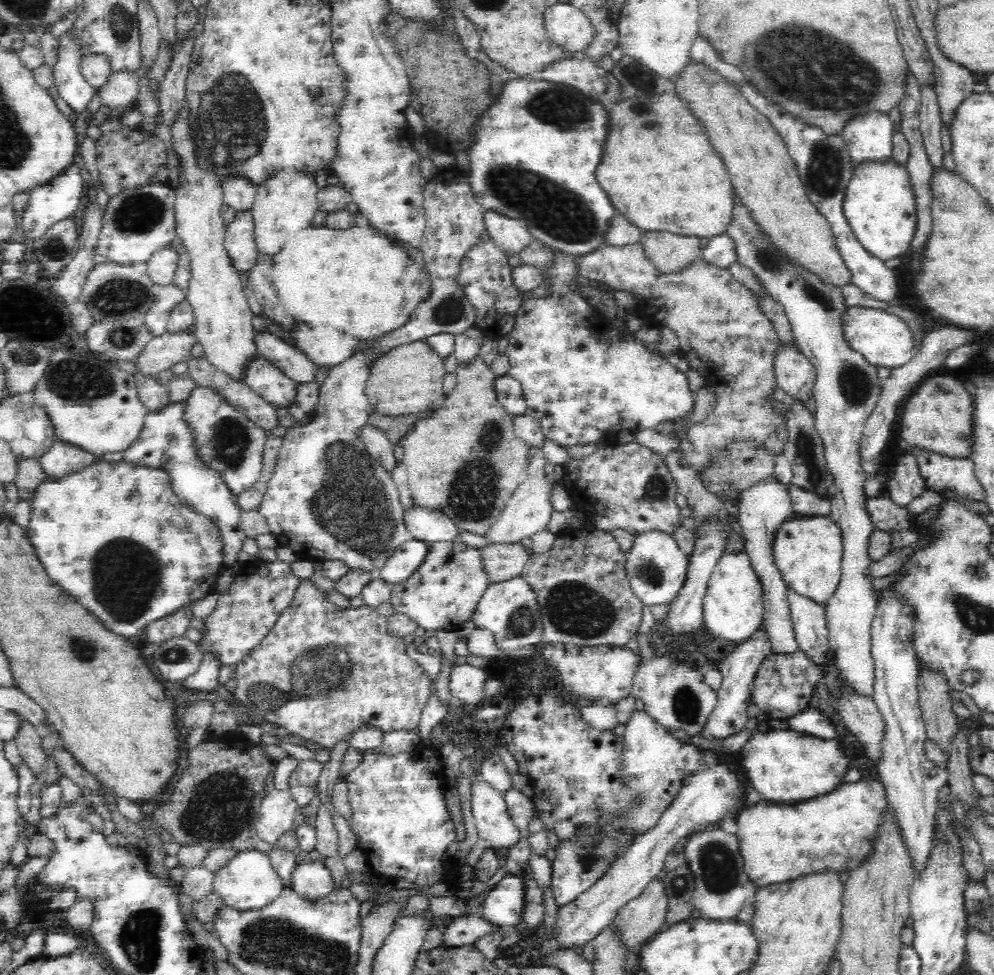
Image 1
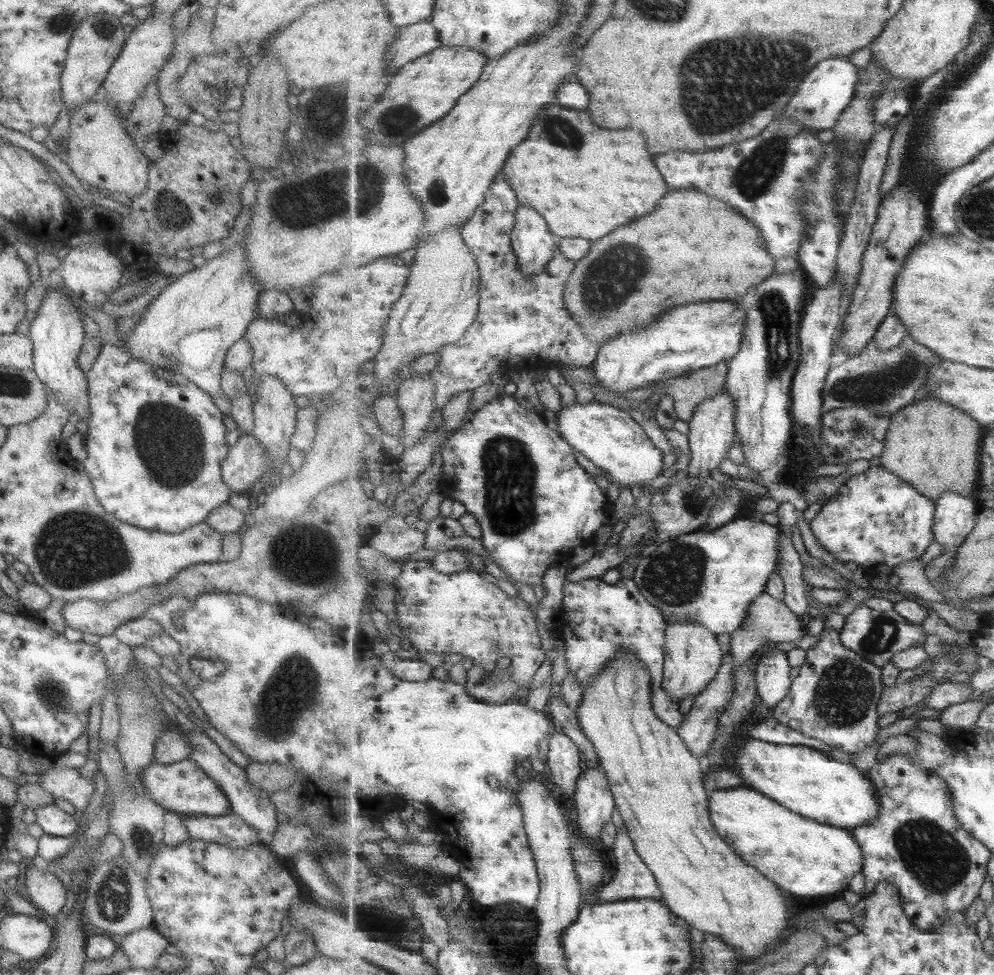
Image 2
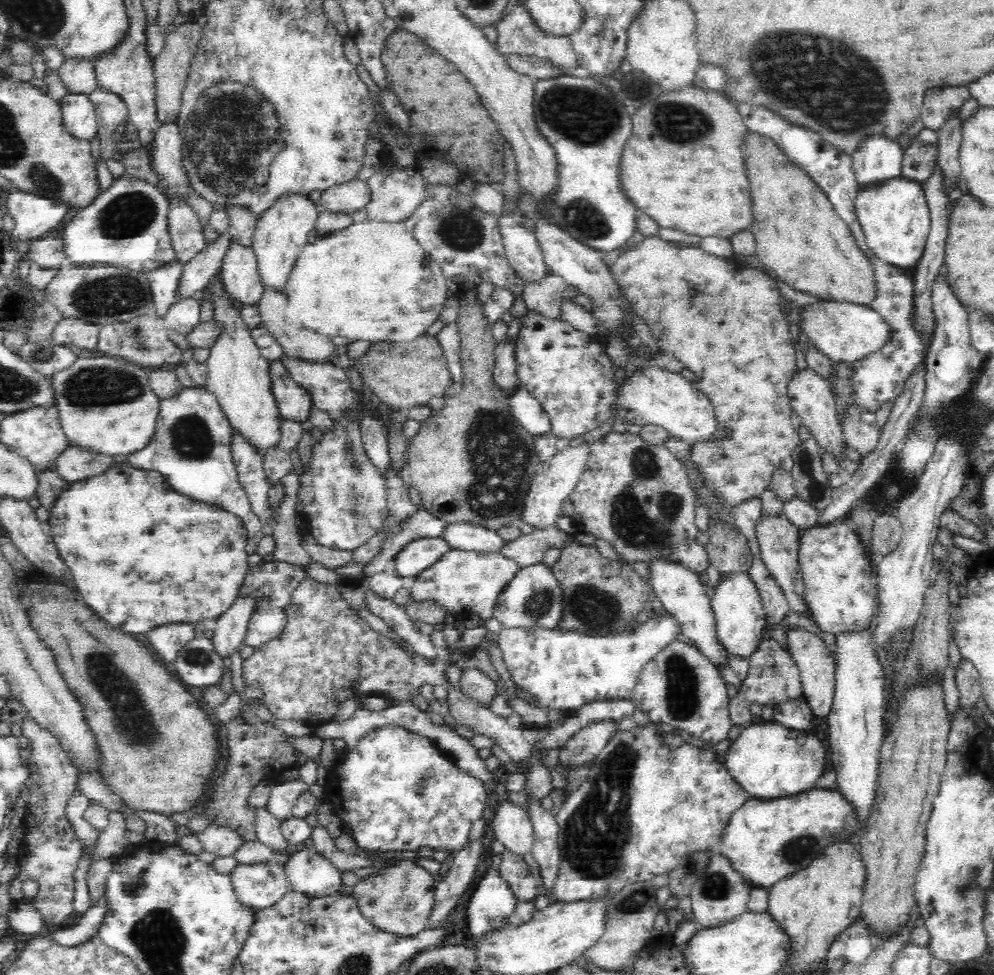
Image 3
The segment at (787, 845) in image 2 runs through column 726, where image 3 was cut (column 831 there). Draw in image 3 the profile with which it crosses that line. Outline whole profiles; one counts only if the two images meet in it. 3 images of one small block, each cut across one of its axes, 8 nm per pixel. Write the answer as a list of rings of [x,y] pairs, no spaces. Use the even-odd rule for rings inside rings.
[[[812,789],[810,792],[800,792],[789,797],[780,797],[768,802],[760,800],[748,800],[742,808],[732,813],[726,828],[722,833],[721,855],[729,860],[732,868],[740,873],[740,876],[752,886],[752,888],[769,889],[774,886],[772,882],[778,882],[798,870],[804,870],[812,856],[820,856],[820,853],[828,843],[840,839],[850,838],[855,827],[855,814],[848,802],[836,789]]]

